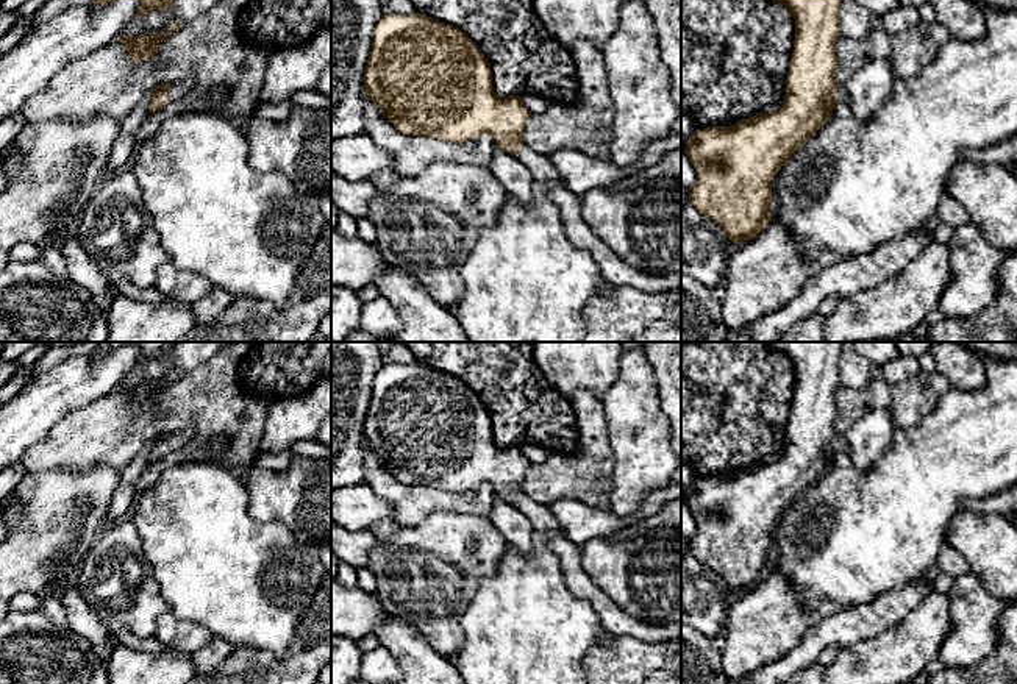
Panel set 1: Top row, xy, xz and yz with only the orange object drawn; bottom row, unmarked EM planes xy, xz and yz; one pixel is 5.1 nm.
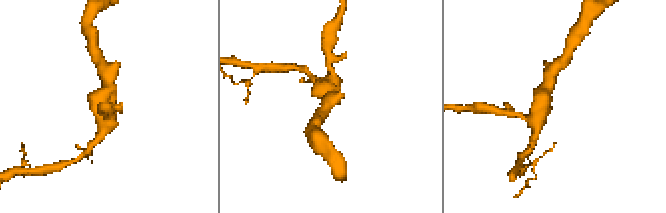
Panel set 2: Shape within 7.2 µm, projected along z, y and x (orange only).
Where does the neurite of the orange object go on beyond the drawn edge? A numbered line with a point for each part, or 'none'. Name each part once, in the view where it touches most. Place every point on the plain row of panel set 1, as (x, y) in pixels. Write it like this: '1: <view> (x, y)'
1: xy (177, 439)

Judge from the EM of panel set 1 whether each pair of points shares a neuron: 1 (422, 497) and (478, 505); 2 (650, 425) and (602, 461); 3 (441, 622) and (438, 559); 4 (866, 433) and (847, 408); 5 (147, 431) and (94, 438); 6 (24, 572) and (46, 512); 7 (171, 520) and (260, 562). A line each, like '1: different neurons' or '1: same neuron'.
1: same neuron
2: different neurons
3: same neuron
4: different neurons
5: same neuron
6: same neuron
7: same neuron

